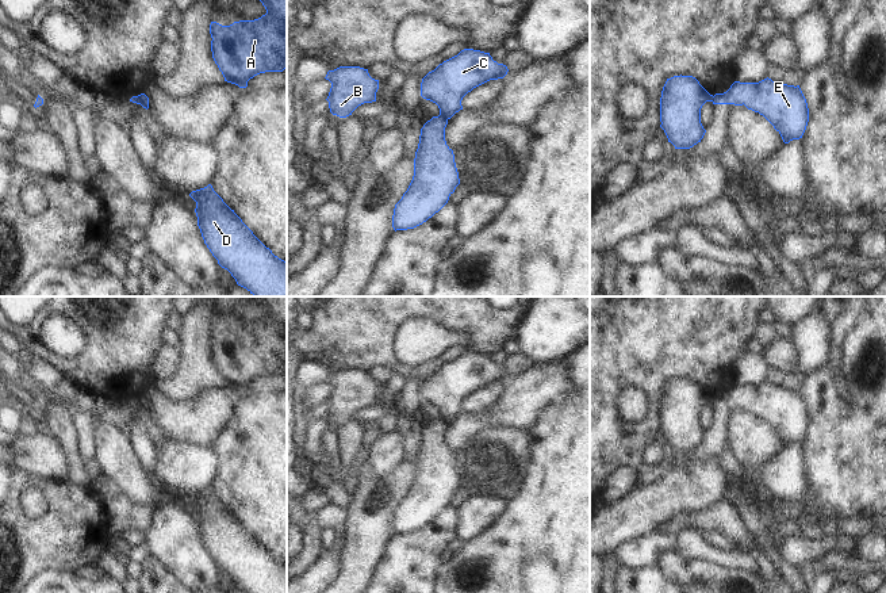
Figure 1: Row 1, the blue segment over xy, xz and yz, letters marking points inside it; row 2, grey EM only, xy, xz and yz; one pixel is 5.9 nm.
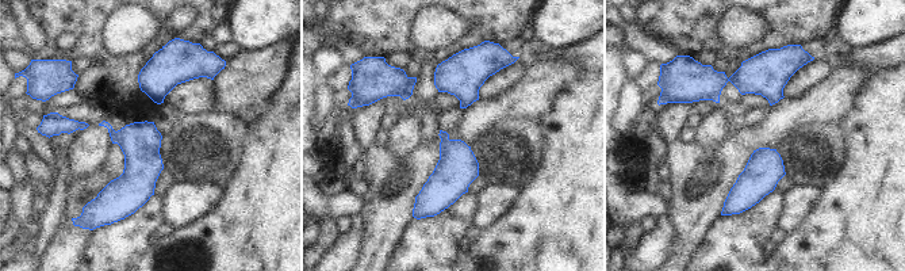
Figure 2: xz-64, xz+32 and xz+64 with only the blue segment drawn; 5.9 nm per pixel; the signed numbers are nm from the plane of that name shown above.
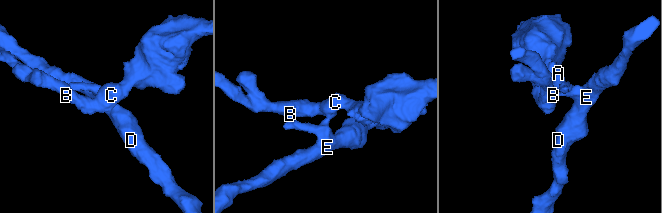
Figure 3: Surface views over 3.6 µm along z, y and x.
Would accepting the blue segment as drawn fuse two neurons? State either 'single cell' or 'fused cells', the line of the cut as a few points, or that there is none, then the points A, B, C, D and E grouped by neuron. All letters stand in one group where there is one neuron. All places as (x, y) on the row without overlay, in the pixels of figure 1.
fused cells | xz (438, 419), (447, 424) | A B C / D E

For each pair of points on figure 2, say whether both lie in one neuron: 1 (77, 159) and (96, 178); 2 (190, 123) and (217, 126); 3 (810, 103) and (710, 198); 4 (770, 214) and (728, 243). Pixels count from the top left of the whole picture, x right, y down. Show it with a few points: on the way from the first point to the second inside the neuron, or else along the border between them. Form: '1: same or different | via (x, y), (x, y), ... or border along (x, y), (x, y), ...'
1: different | border along (98, 171), (87, 176), (71, 179)
2: same | via (196, 123), (210, 126)
3: same | via (782, 119), (767, 134), (755, 137), (723, 170)
4: same | via (759, 221), (739, 241)

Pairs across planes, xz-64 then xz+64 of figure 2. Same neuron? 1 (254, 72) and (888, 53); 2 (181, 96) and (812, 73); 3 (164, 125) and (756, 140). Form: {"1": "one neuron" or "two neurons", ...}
{"1": "two neurons", "2": "one neuron", "3": "one neuron"}

